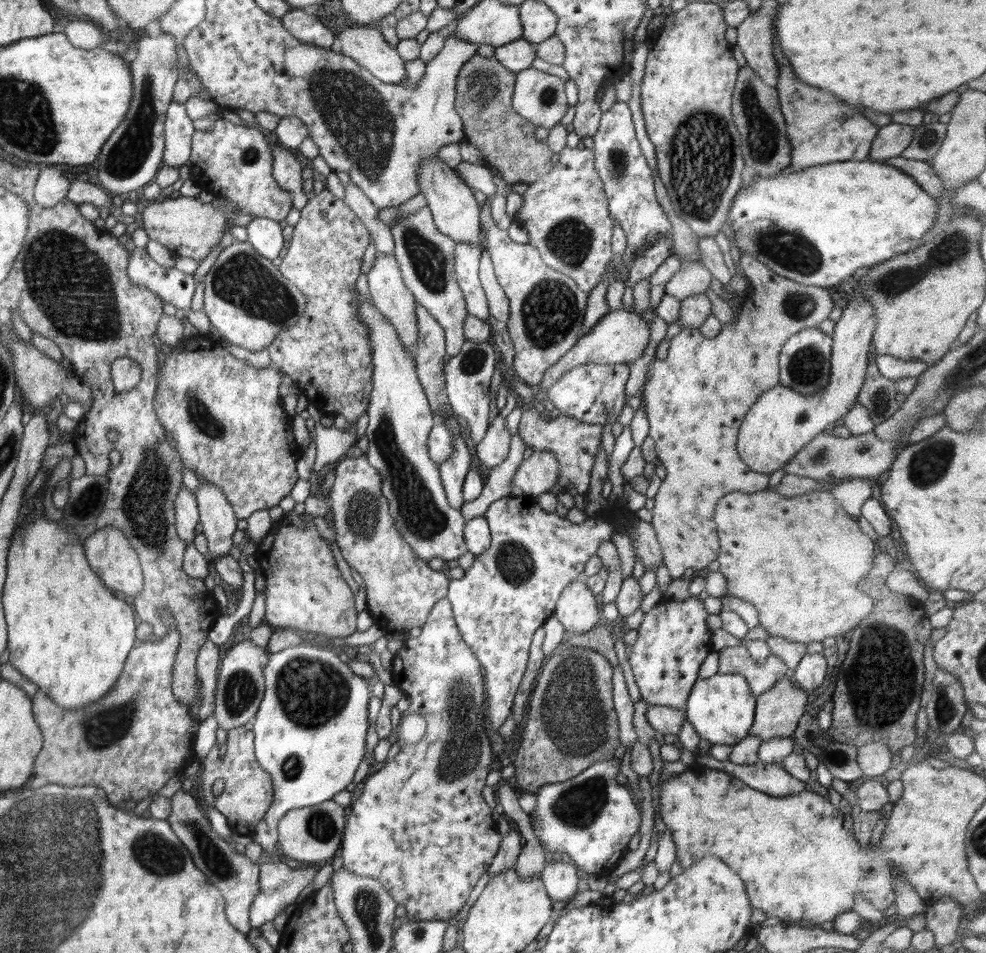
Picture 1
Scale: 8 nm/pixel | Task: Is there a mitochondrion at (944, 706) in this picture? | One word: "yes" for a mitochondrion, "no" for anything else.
yes

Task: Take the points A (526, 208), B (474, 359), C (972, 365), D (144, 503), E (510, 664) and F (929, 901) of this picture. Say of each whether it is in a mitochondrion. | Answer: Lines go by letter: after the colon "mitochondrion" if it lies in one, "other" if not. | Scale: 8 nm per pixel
A: other
B: mitochondrion
C: mitochondrion
D: mitochondrion
E: other
F: other

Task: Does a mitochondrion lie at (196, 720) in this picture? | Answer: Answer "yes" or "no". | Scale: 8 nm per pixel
no

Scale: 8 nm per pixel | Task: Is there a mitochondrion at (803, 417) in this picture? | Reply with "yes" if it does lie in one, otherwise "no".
yes

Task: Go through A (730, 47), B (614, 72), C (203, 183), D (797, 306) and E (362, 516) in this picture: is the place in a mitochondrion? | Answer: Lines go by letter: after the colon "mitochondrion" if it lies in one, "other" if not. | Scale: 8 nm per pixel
A: other
B: other
C: other
D: mitochondrion
E: mitochondrion

